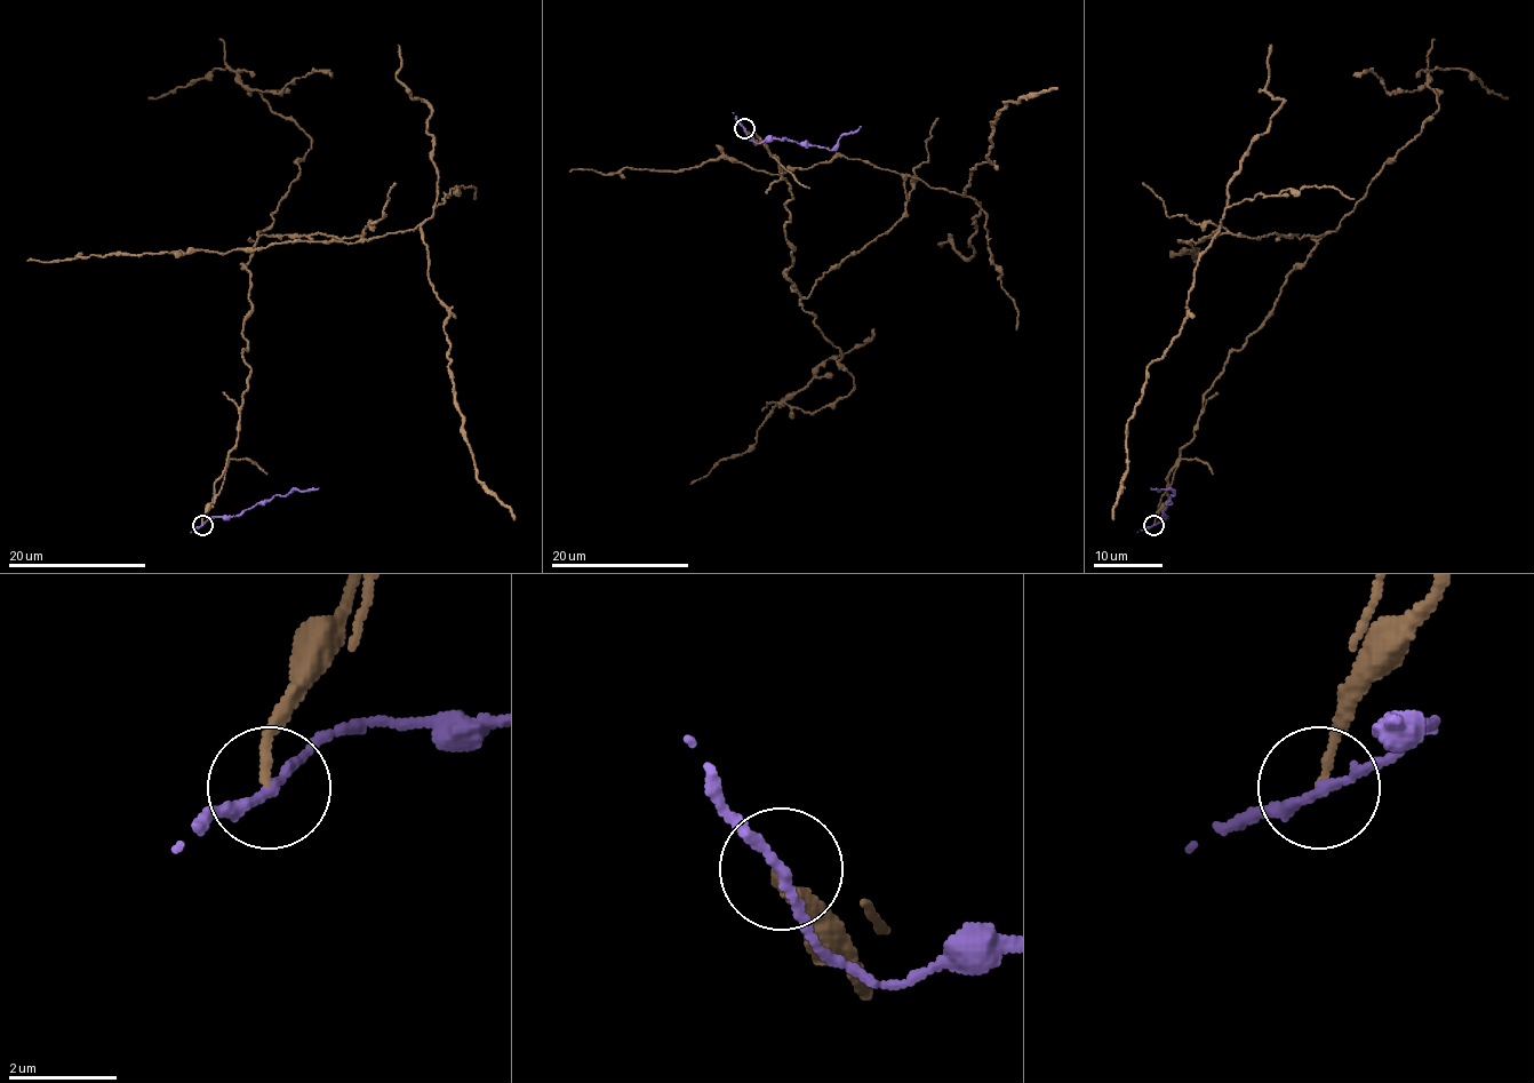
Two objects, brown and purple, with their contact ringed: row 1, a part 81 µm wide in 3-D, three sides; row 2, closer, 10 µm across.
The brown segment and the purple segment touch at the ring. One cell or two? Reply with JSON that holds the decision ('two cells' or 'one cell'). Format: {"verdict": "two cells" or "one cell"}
{"verdict": "two cells"}

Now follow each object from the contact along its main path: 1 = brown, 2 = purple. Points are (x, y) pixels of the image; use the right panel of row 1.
1: (1153, 524), (1201, 395), (1323, 235), (1200, 240), (1219, 228), (1180, 334), (1149, 366), (1128, 421), (1115, 519)
2: (1153, 524), (1167, 517), (1164, 516), (1174, 493), (1150, 488)

